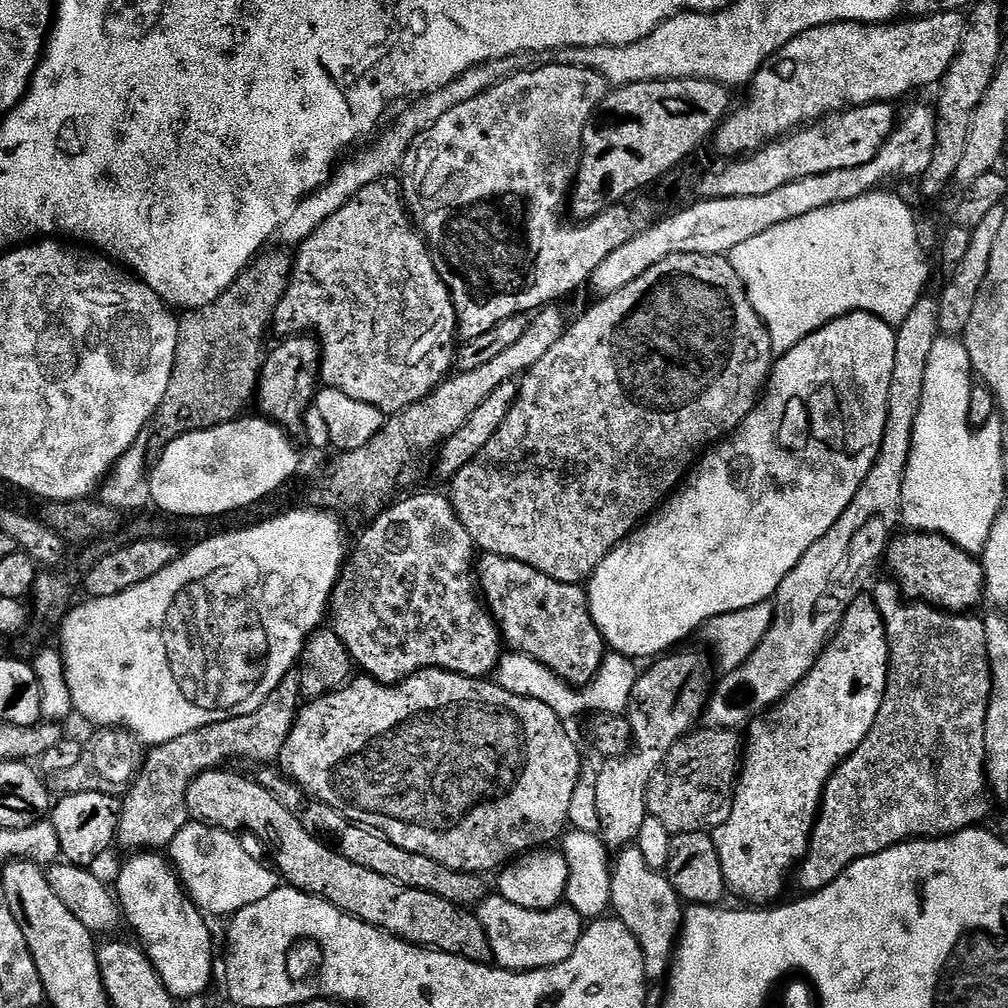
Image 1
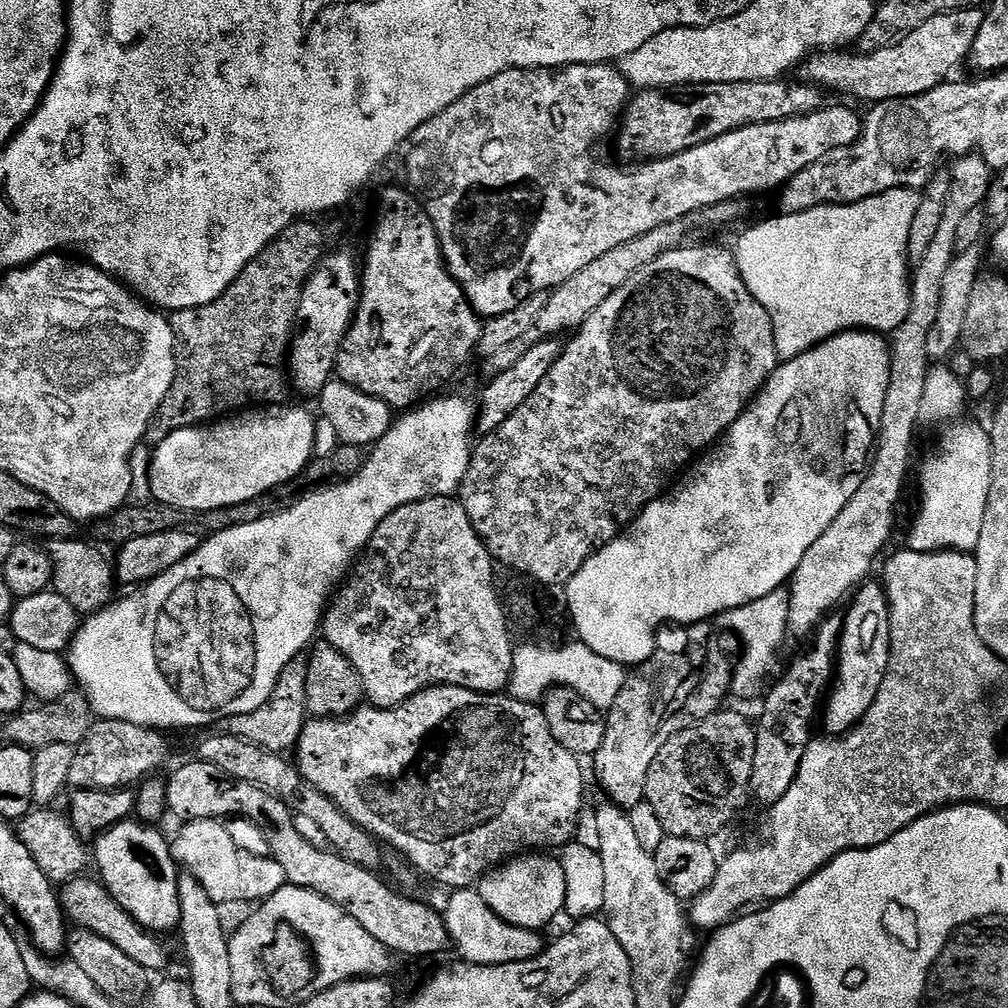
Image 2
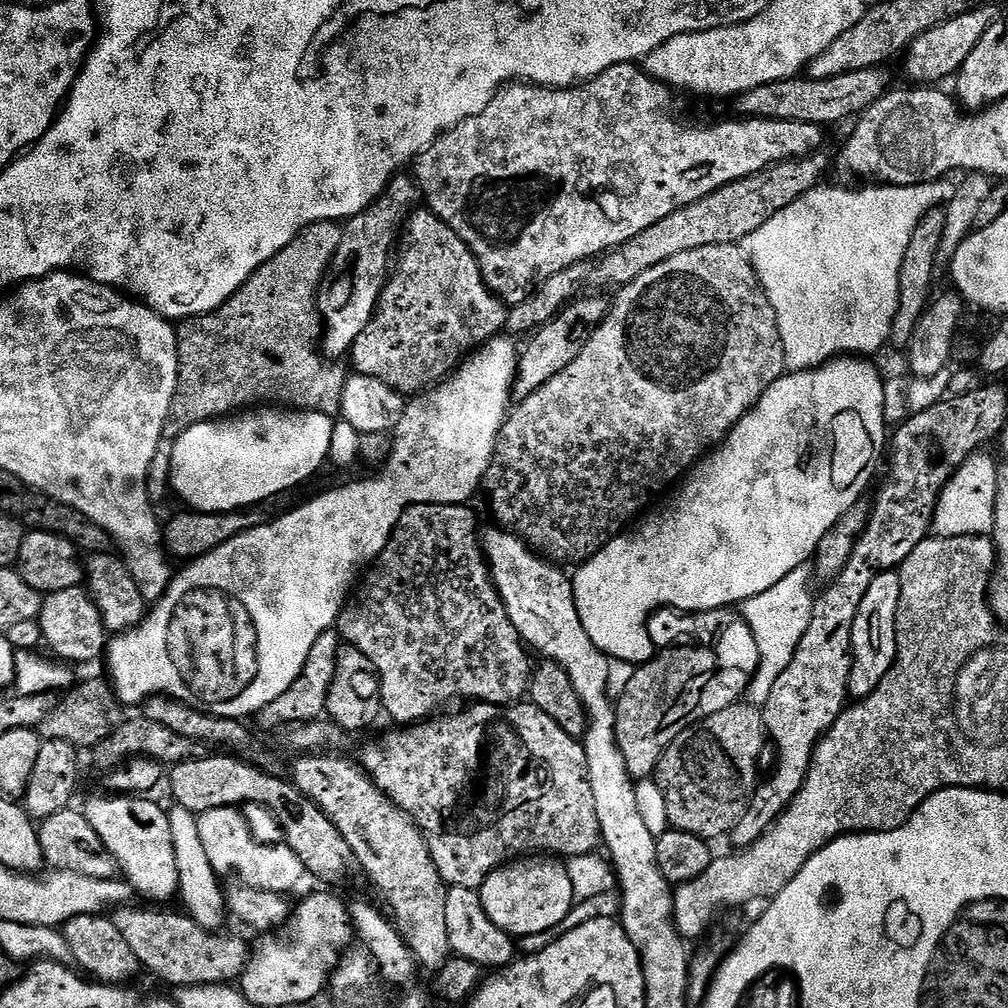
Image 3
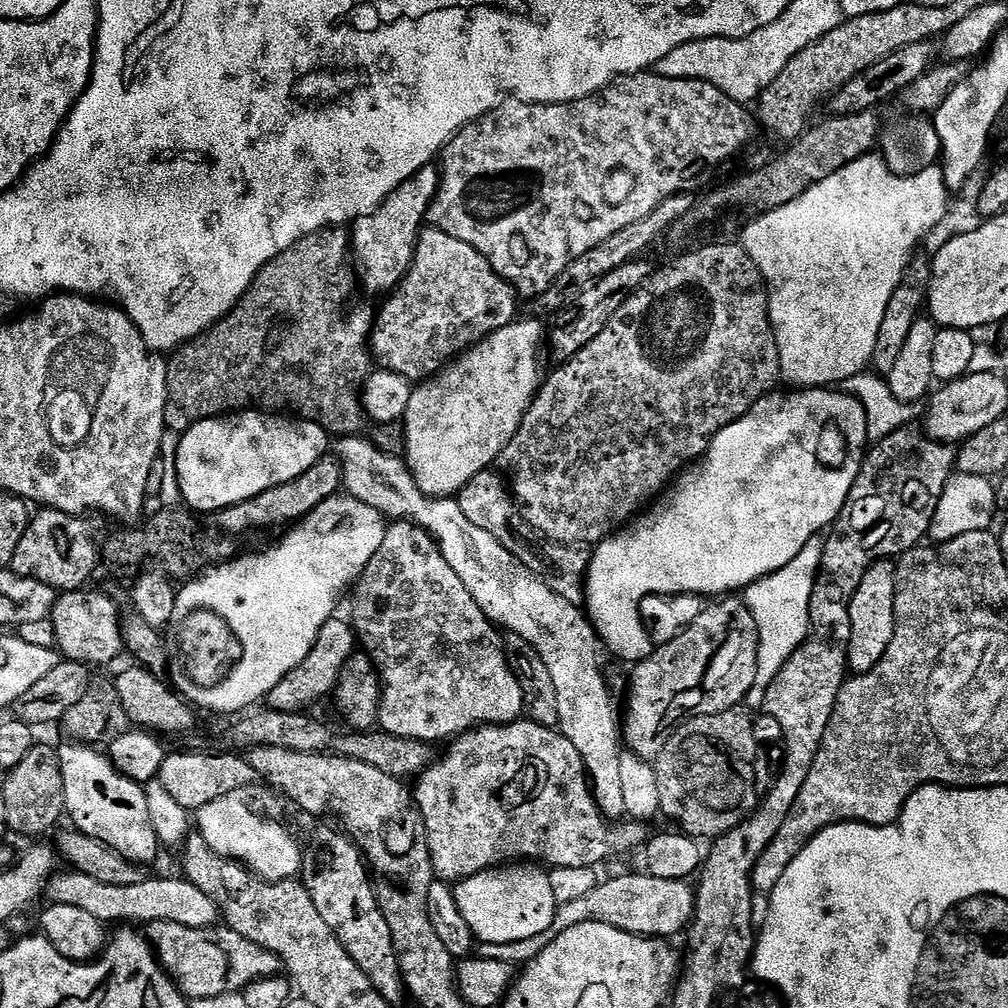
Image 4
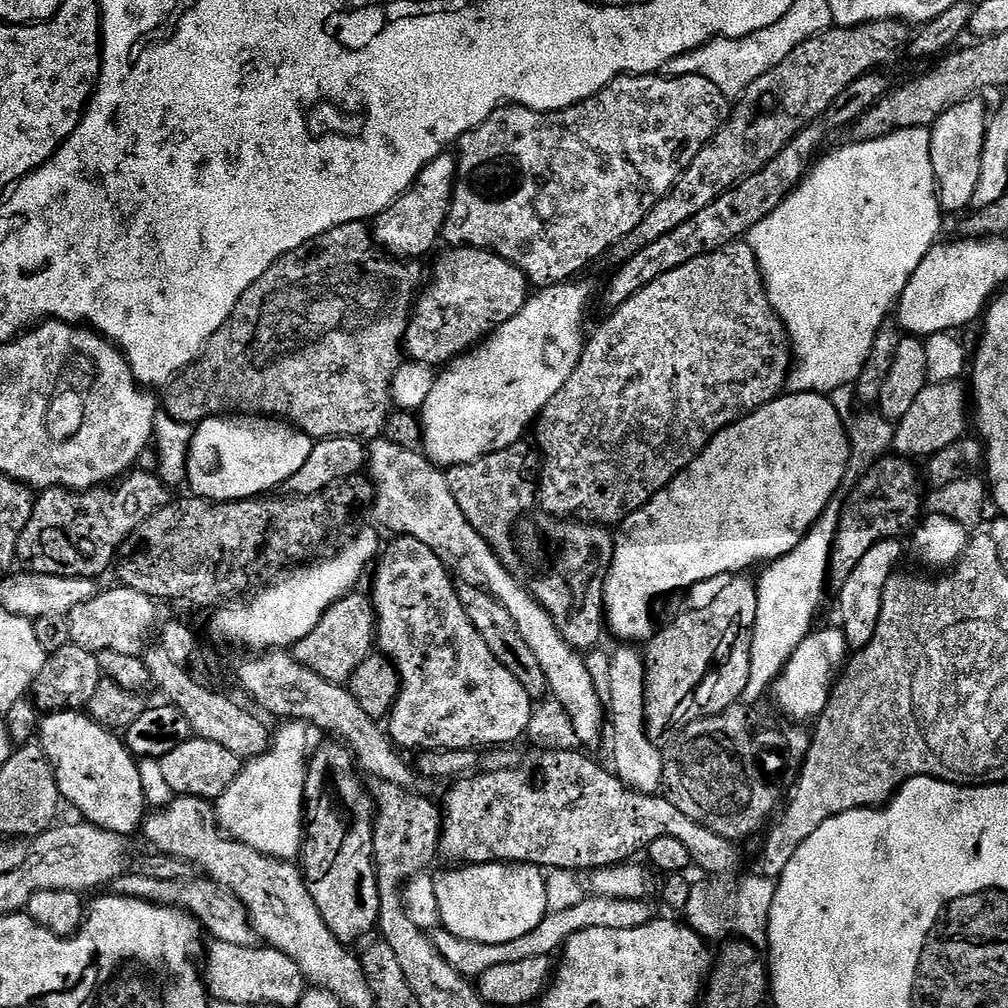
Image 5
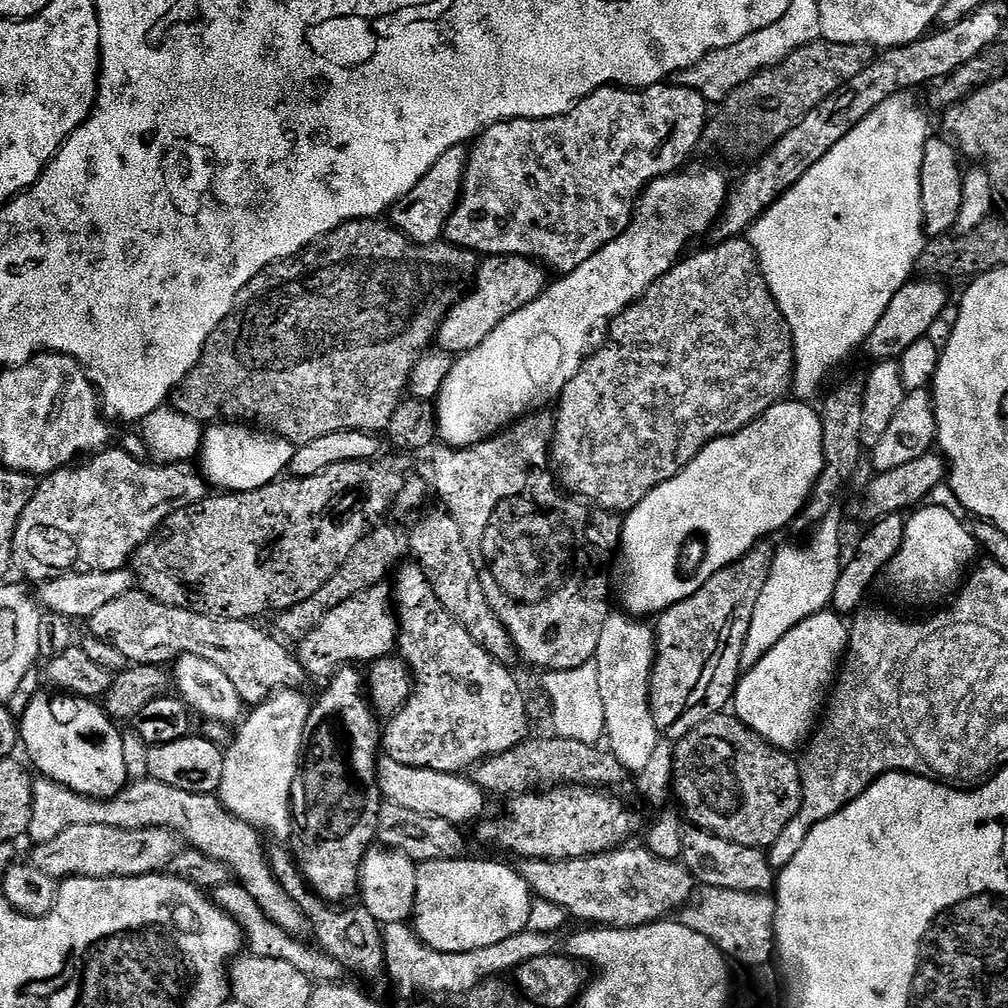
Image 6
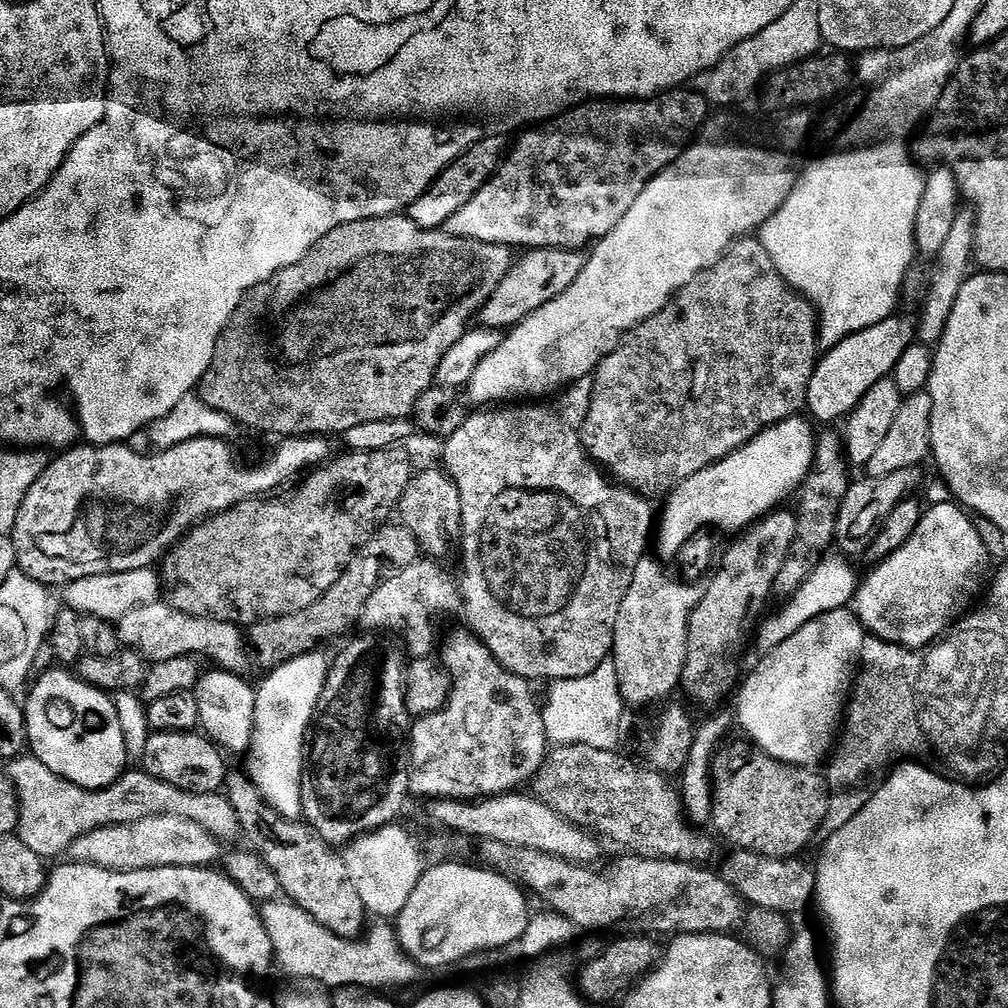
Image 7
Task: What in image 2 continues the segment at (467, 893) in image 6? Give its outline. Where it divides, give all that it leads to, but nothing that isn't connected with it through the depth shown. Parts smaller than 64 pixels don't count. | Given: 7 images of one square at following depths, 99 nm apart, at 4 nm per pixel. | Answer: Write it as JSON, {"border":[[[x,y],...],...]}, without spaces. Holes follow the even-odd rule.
{"border":[[[521,854],[487,873],[479,881],[478,890],[486,906],[506,922],[519,928],[544,930],[556,915],[564,912],[566,874],[555,855]]]}

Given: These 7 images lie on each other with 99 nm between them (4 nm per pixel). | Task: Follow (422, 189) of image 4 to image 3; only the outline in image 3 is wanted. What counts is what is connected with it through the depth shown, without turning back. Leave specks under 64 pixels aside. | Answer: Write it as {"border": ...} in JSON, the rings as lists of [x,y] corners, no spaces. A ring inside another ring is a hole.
{"border":[[[404,175],[393,176],[388,187],[370,207],[357,216],[349,216],[341,227],[336,252],[316,293],[316,311],[322,317],[322,352],[325,357],[340,358],[343,352],[344,355],[351,353],[358,334],[362,334],[374,315],[380,291],[390,274],[390,253],[397,243],[398,229],[409,215],[411,204],[418,200],[418,188],[413,177]]]}

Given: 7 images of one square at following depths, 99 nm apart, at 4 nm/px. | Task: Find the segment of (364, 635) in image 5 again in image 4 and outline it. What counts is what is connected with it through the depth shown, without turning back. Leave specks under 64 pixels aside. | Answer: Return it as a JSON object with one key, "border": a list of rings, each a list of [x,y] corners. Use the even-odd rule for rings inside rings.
{"border":[[[340,619],[328,620],[326,626],[318,630],[316,644],[310,650],[308,657],[294,671],[286,674],[282,682],[278,682],[278,686],[274,686],[274,690],[266,697],[267,707],[279,712],[303,712],[311,709],[312,700],[326,695],[327,692],[329,695],[335,689],[340,671],[353,659],[352,651],[358,648],[358,637],[351,623],[347,619]]]}

